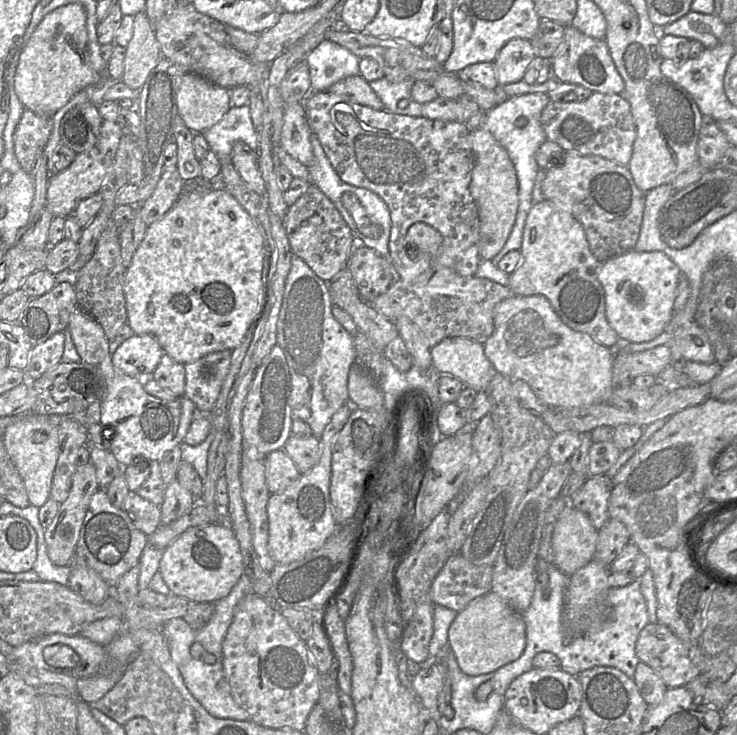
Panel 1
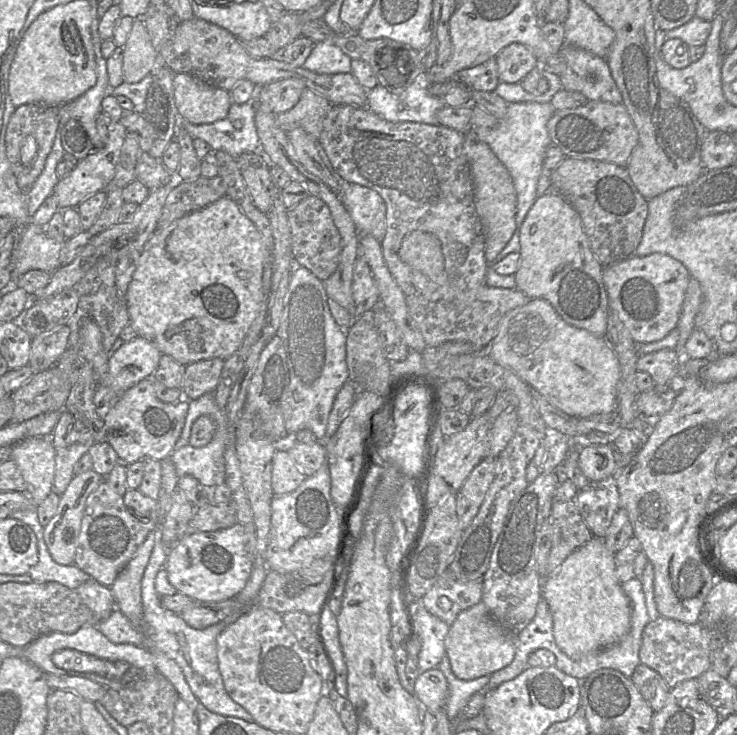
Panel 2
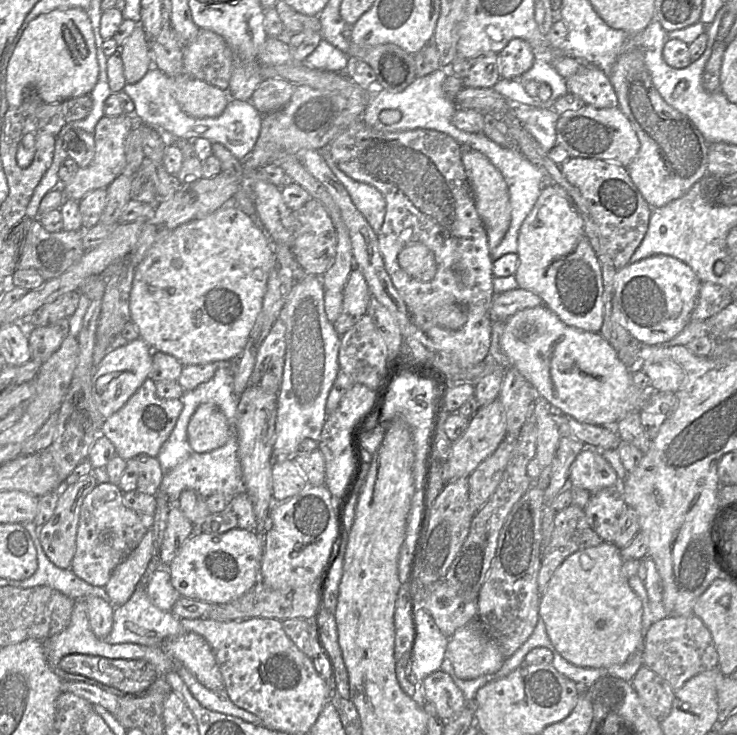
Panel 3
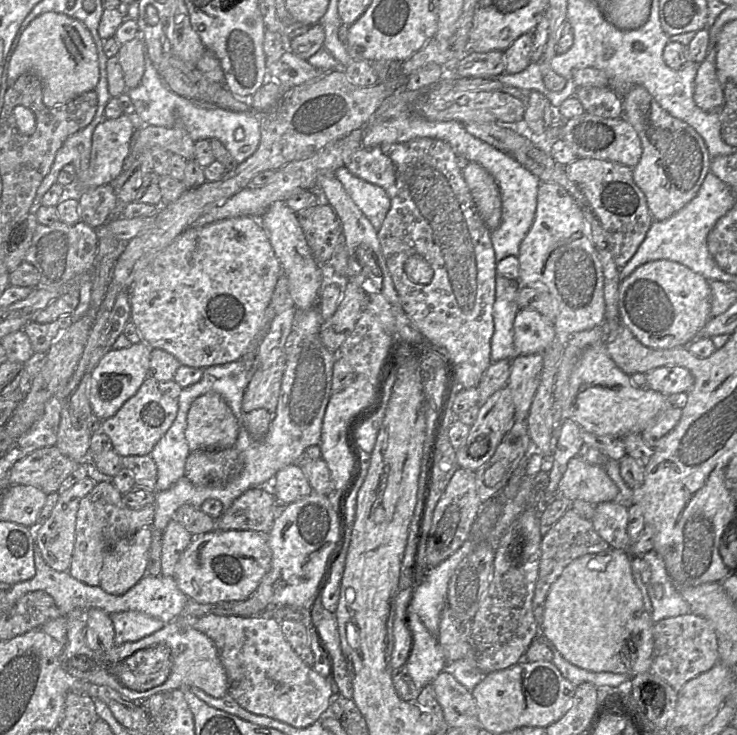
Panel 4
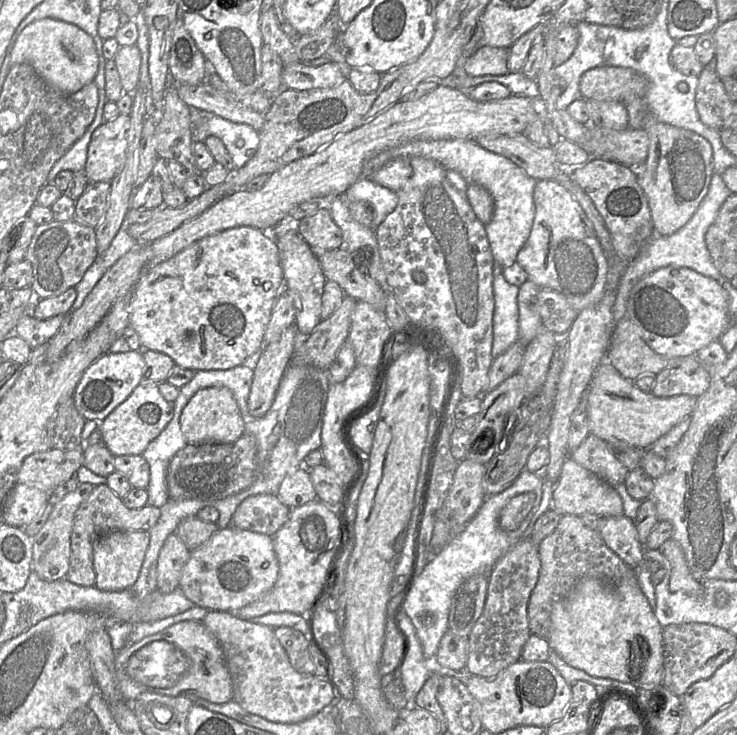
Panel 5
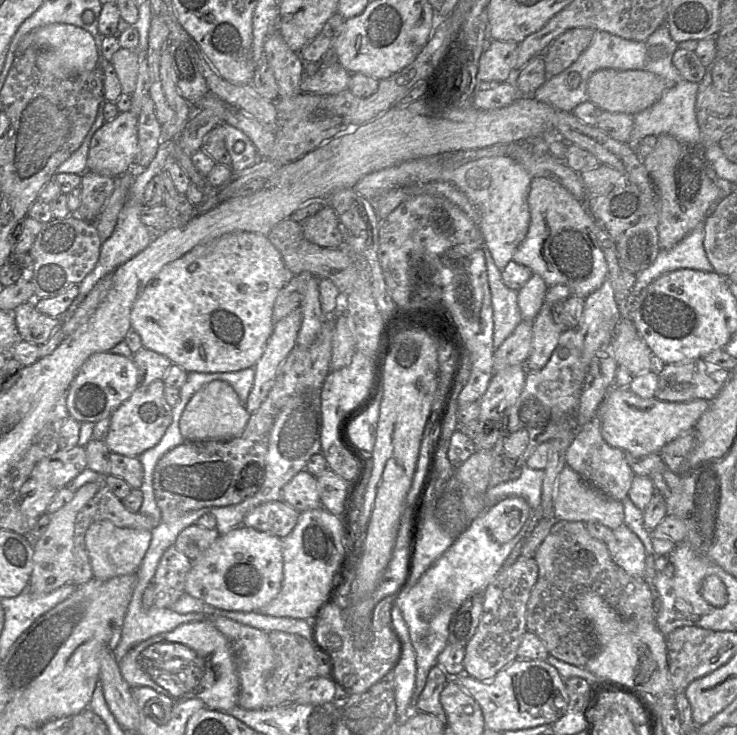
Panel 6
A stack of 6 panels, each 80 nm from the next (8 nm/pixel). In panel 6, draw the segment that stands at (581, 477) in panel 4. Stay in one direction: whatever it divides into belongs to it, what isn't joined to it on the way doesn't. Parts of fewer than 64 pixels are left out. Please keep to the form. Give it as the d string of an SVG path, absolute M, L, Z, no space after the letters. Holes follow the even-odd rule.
M565 465L554 488L554 519L566 521L598 522L611 530L624 523L624 507L621 501L612 499L586 483L572 468Z

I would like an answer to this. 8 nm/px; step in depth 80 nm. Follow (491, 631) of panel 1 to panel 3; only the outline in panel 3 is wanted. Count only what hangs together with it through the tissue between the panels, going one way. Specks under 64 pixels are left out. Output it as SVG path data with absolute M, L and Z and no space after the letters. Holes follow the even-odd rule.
M478 619L459 627L448 639L448 657L456 676L475 679L497 672L504 662L498 645L487 635Z

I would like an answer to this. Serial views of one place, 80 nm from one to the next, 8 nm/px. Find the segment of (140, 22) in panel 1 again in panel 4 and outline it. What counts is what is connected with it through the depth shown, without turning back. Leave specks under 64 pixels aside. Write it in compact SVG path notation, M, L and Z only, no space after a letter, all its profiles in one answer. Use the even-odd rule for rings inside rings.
M141 36L120 45L117 53L123 71L126 89L136 88L145 68L145 44Z

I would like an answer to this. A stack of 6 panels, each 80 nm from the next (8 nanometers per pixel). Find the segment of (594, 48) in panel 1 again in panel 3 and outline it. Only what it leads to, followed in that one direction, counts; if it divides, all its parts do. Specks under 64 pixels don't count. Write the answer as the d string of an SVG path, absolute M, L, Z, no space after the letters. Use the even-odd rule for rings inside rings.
M582 63L576 74L566 79L568 92L595 108L619 107L610 77L600 68Z

